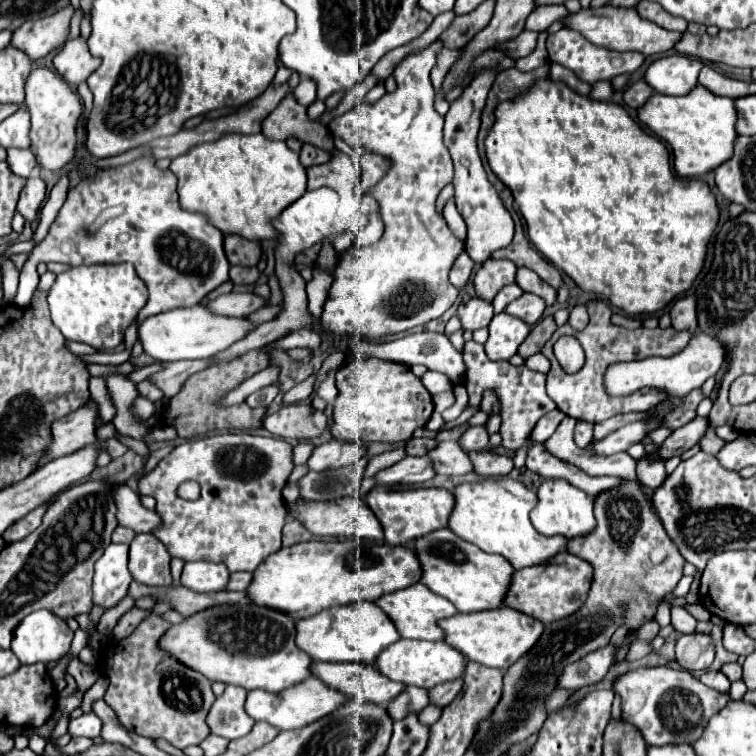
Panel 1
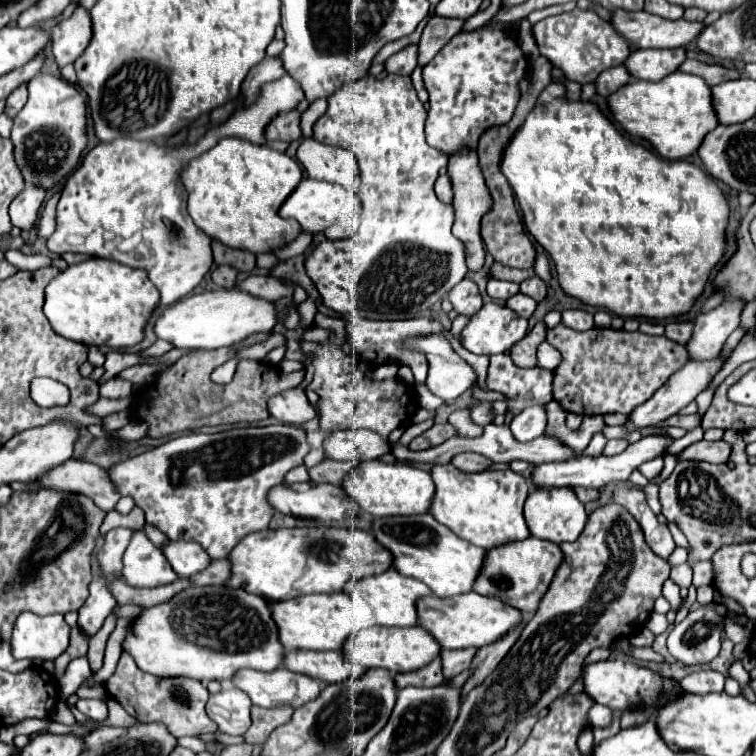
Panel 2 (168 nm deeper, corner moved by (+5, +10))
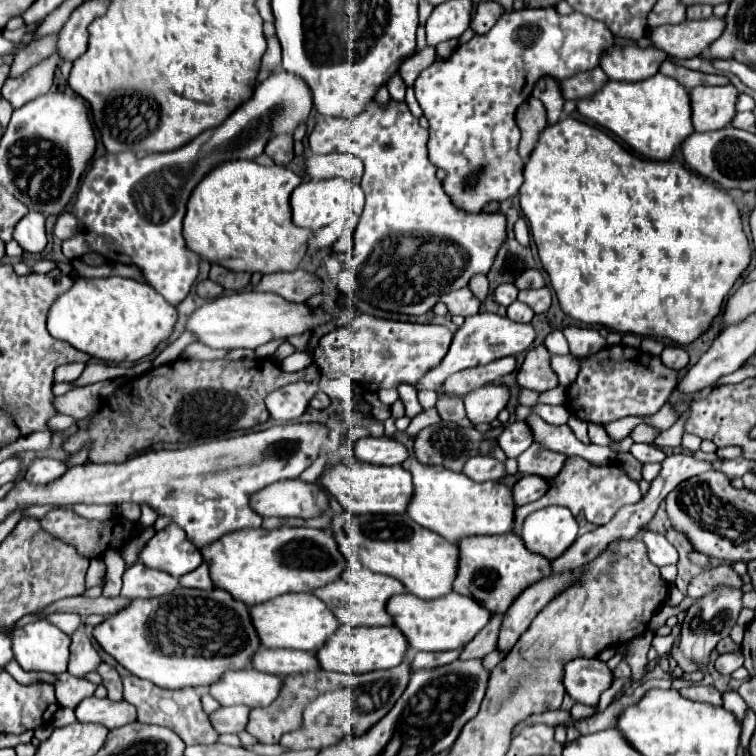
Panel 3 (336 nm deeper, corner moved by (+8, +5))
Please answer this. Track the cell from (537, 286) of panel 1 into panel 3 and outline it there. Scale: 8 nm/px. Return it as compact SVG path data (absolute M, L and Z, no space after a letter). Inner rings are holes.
M540 288L540 290L522 290L518 294L518 300L528 304L536 314L542 314L550 308L552 302L552 294L548 288Z

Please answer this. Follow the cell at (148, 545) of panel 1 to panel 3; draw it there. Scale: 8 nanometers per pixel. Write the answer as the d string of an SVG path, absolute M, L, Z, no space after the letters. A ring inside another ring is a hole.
M134 564L124 572L122 596L128 600L134 598L156 598L170 594L178 586L178 580L170 574L154 568L146 568L142 564Z

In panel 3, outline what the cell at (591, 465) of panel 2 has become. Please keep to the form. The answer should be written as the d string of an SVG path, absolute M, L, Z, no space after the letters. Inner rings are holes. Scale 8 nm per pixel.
M522 476L512 488L512 500L516 506L524 506L542 498L548 490L548 480L540 476Z

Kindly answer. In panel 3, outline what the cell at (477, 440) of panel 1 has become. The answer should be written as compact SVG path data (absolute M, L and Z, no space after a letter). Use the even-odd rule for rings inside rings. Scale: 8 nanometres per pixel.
M484 384L464 396L466 416L472 424L492 422L506 408L510 400L510 390L504 384Z

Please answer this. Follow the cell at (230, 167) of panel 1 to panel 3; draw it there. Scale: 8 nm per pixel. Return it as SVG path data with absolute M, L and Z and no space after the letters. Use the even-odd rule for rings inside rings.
M232 160L224 162L218 168L214 168L192 192L188 200L188 210L184 216L184 242L186 246L200 254L200 260L206 262L218 262L224 268L232 268L236 272L290 272L300 266L300 260L304 258L306 250L319 250L310 248L310 236L312 230L304 230L294 226L292 212L290 212L290 194L302 180L284 166L260 166L254 160Z

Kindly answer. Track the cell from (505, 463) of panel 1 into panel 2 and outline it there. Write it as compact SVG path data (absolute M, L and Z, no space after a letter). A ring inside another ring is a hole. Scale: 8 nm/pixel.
M461 409L461 411L455 411L449 415L449 423L457 429L457 435L459 437L479 437L483 433L481 427L477 427L471 417L469 417L469 411L467 409Z

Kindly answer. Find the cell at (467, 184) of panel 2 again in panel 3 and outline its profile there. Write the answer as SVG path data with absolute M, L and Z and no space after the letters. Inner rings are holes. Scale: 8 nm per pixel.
M482 274L474 276L474 278L470 280L468 288L472 290L472 294L476 294L476 298L478 298L480 302L484 302L484 300L488 298L488 294L490 294L490 286L488 286L488 278L486 278L486 276L482 276Z

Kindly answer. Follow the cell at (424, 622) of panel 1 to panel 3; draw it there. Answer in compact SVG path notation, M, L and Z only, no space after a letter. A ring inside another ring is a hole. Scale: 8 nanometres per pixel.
M368 568L344 570L336 582L312 590L312 594L320 598L332 610L332 614L336 614L340 624L350 624L350 626L390 626L392 618L386 614L386 602L394 594L402 594L402 592L404 586L396 578L376 574Z

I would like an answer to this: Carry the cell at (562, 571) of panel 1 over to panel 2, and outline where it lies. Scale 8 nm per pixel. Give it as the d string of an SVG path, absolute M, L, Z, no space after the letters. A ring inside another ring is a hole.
M529 537L527 541L495 547L487 551L485 565L481 569L479 579L475 581L475 591L479 595L501 599L503 603L523 613L535 613L539 601L543 599L543 593L549 589L555 577L555 569L559 569L561 563L563 563L563 553L559 545L551 545L551 541L543 541L535 537Z

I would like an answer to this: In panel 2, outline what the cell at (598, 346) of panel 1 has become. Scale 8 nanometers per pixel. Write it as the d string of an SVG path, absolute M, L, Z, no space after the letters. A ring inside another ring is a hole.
M559 323L557 327L553 327L553 329L547 329L547 339L545 339L549 345L553 345L559 353L561 353L561 363L557 365L557 369L553 371L553 399L565 409L565 411L571 411L571 413L579 413L579 415L597 415L597 413L631 413L637 405L641 405L643 401L647 401L675 371L679 371L687 361L689 361L689 357L687 357L687 351L685 351L685 347L683 345L679 345L677 341L671 341L671 339L667 339L665 335L661 335L661 337L653 337L653 335L645 335L645 333L641 333L641 331L633 331L633 333L629 333L629 331L625 331L625 329L601 329L601 327L593 327L593 329L589 329L589 331L573 331L573 329L569 329L569 327L565 327L563 323Z

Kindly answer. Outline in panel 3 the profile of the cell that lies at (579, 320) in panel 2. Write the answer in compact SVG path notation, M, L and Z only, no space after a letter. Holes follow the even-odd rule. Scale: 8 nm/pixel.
M568 326L564 330L564 336L570 344L570 354L576 358L584 358L588 354L596 354L606 346L606 340L598 334L598 330L592 328L576 328Z

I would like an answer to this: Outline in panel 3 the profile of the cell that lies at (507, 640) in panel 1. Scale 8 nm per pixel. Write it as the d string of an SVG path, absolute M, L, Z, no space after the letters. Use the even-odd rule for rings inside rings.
M408 592L396 594L388 600L386 610L392 616L396 628L400 628L402 634L406 636L408 646L414 652L418 650L444 652L444 650L464 648L488 624L492 616L476 600L468 596L460 596L456 592L450 592L444 598L436 598L436 600L422 600Z

